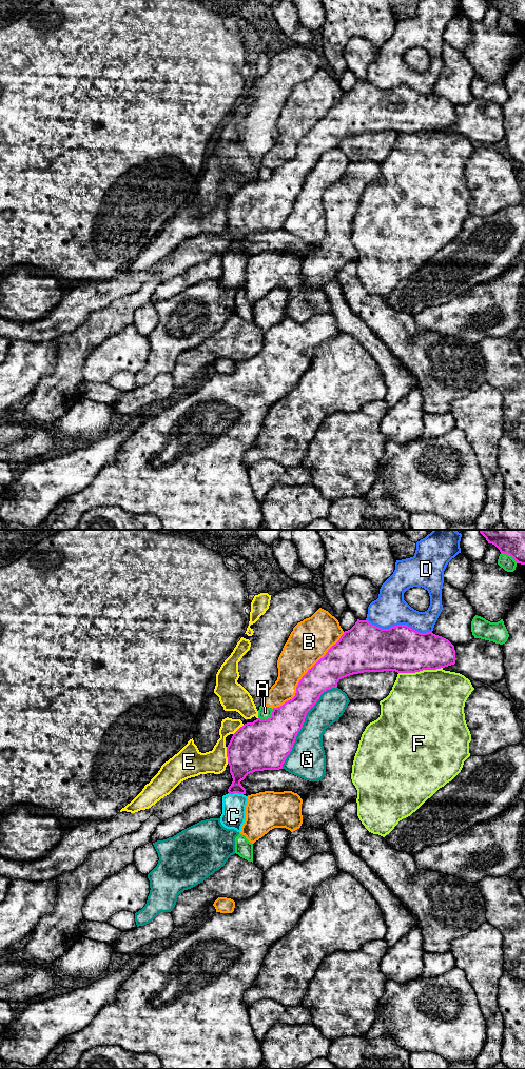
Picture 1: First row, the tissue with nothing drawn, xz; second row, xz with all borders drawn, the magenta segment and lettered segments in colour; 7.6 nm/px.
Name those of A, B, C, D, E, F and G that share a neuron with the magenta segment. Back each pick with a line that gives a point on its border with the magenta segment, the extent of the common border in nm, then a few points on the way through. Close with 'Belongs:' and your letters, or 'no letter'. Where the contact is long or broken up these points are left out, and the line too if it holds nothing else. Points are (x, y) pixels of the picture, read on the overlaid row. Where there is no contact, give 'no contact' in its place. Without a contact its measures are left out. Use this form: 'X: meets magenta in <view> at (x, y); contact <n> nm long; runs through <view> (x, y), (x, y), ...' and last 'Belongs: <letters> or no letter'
C: meets magenta in xz at (235, 792); contact 120 nm long; runs through xz (242, 760), (238, 770), (235, 792), (233, 816)
Belongs: C

